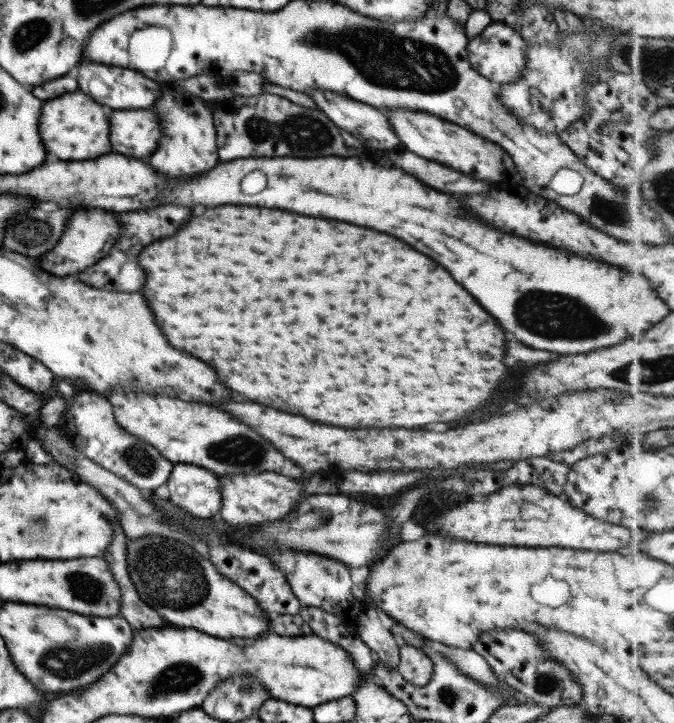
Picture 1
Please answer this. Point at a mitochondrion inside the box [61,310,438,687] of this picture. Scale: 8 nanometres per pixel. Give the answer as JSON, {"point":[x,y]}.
{"point":[165,573]}

